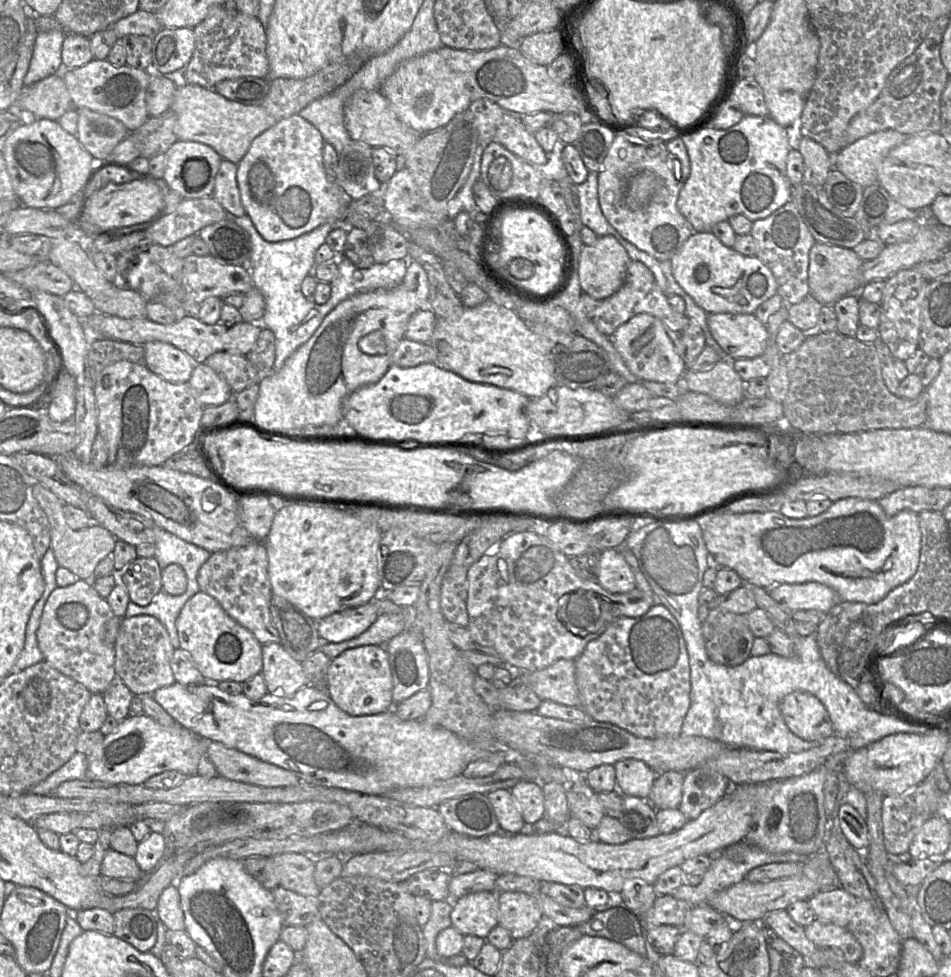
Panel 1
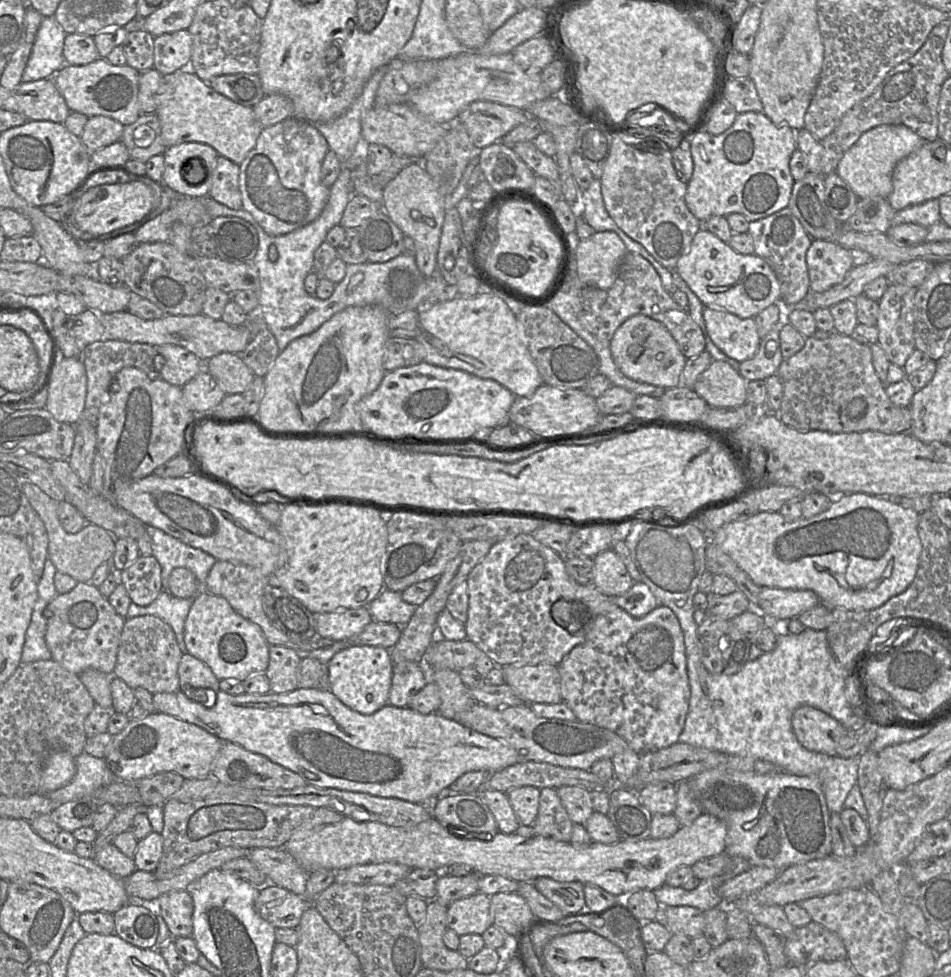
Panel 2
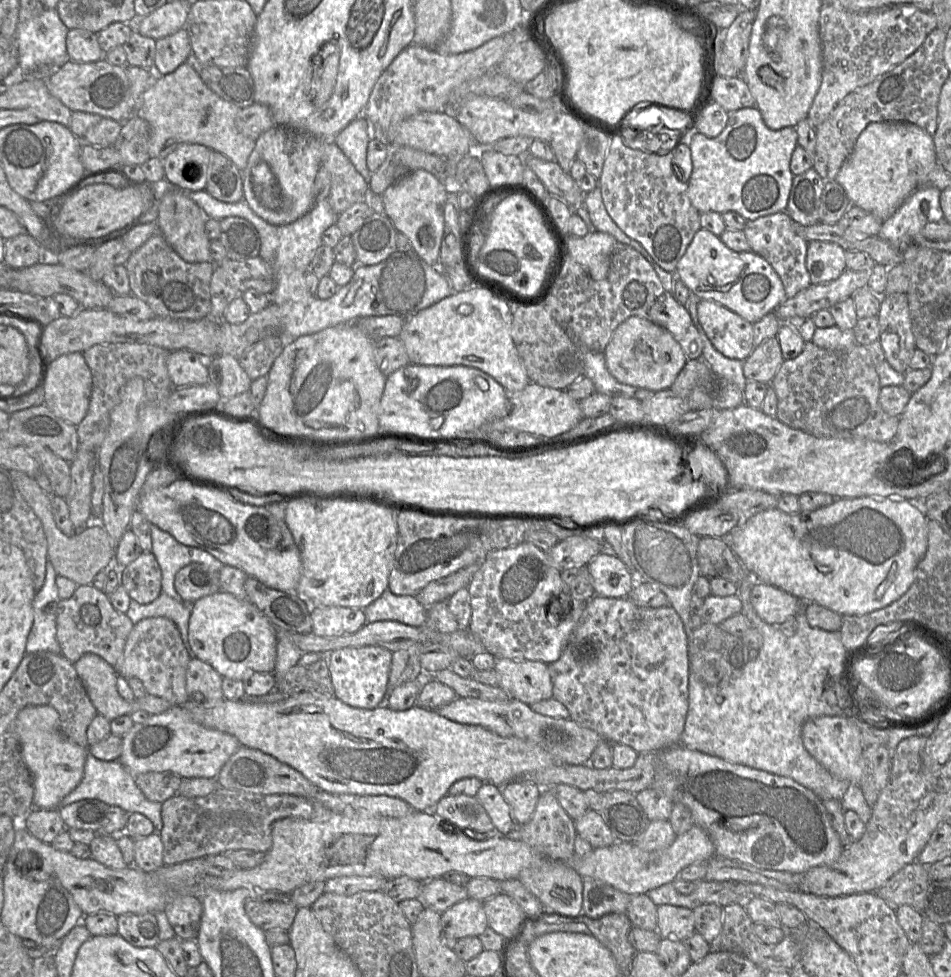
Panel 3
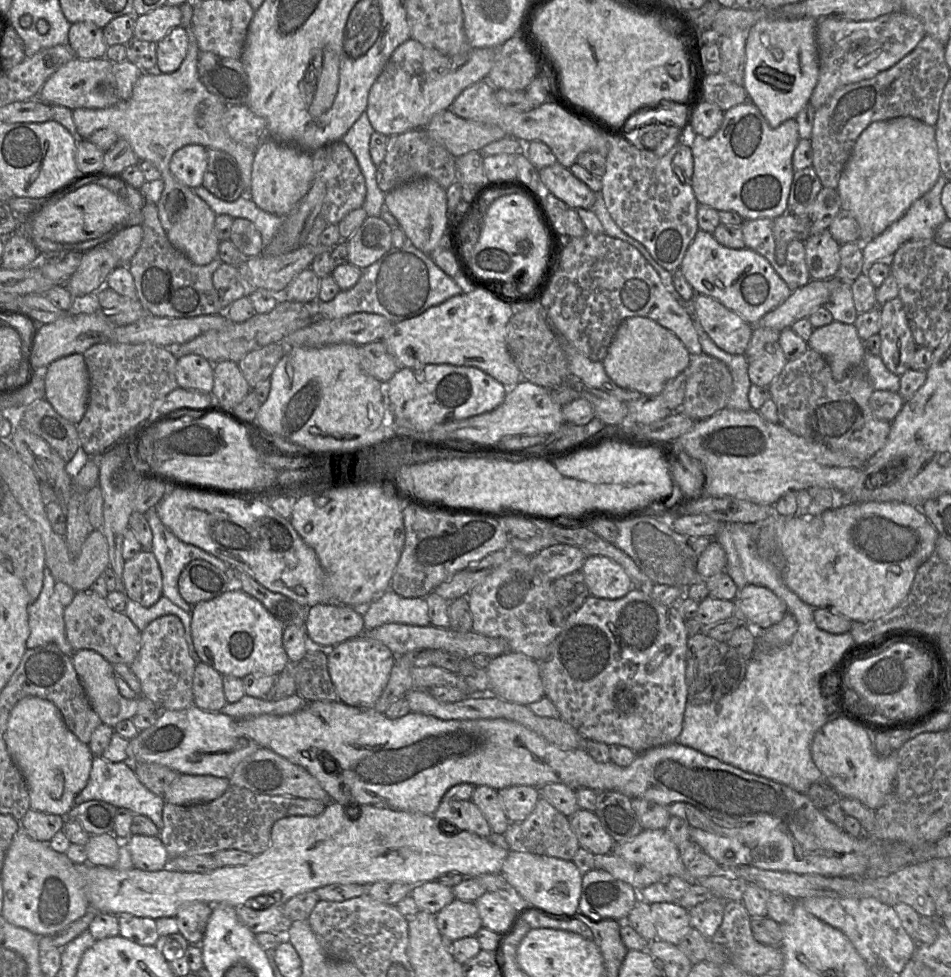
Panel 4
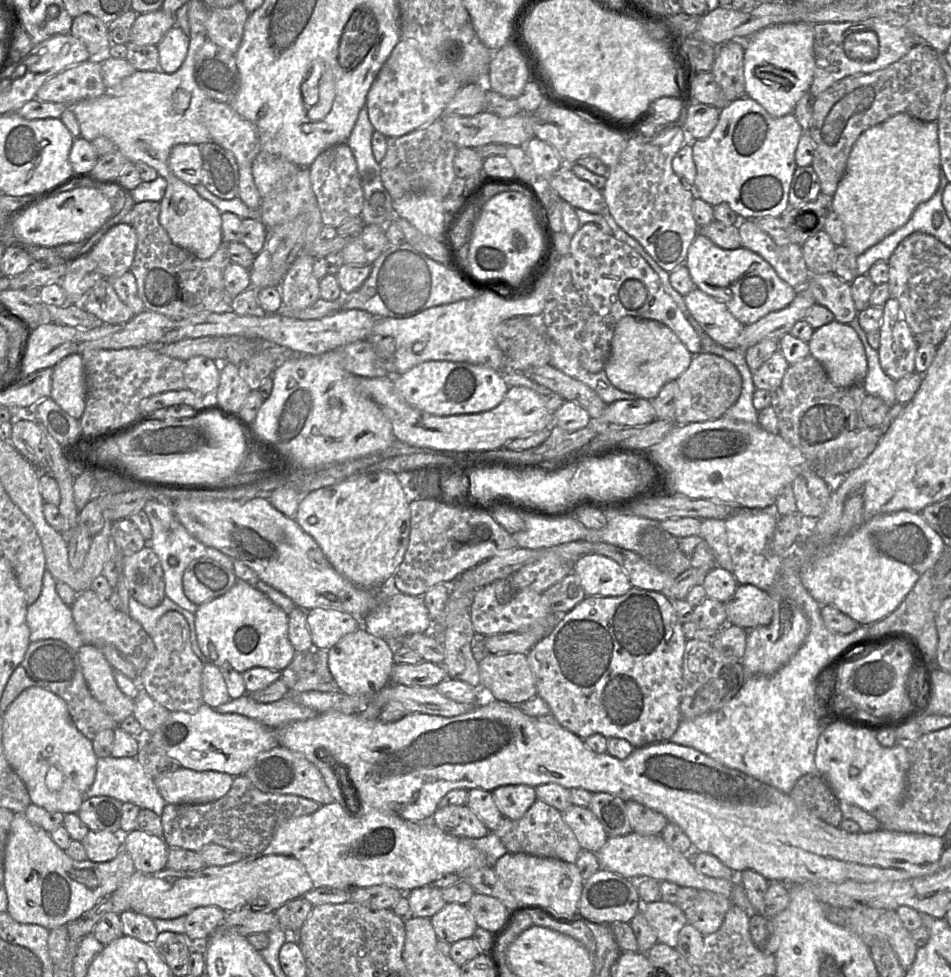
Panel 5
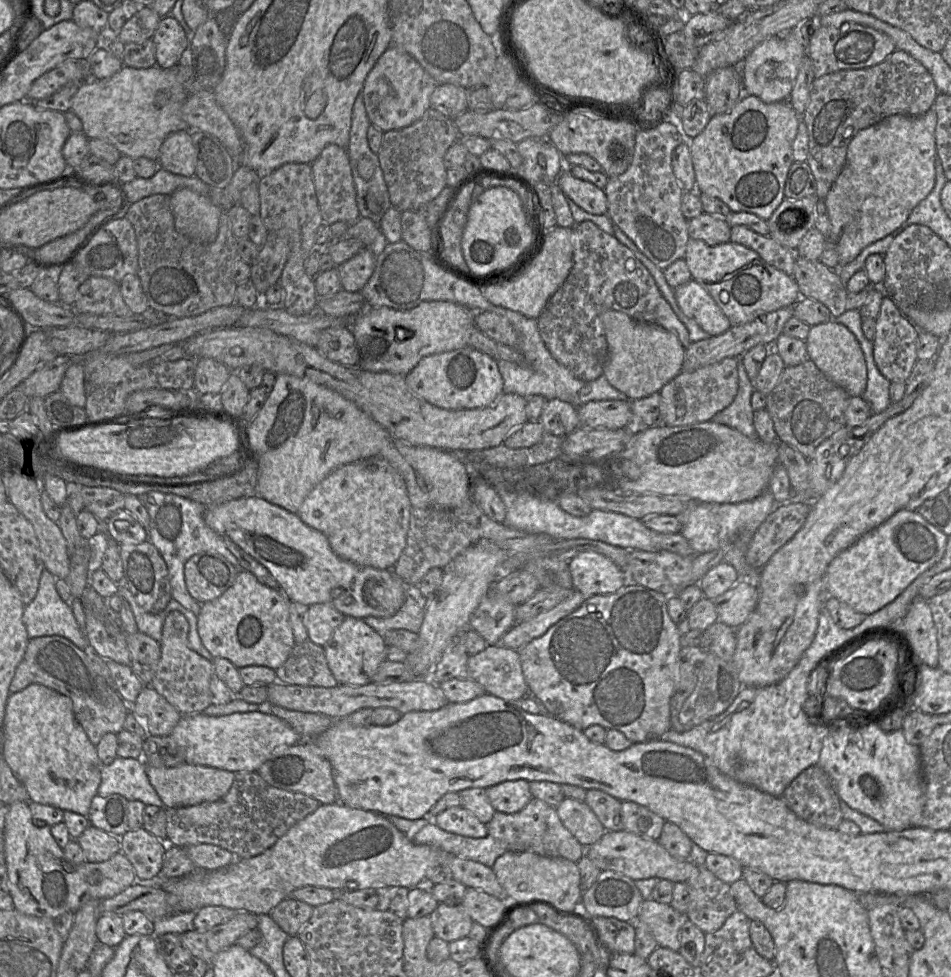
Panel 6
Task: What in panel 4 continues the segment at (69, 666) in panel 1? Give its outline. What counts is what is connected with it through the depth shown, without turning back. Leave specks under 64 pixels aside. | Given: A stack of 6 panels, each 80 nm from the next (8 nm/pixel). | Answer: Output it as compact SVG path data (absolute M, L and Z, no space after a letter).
M88 588L75 593L72 602L64 608L65 634L74 652L81 649L93 650L110 664L131 665L138 655L141 631L124 614L114 611L107 600Z

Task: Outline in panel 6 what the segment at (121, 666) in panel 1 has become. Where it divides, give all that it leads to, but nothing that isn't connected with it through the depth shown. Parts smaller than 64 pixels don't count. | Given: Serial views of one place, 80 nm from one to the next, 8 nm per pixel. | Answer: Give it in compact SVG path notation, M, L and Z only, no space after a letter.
M179 611L170 612L162 626L161 657L150 684L182 715L201 713L212 704L210 680L214 674L213 663L191 649L188 633L189 624L185 616Z

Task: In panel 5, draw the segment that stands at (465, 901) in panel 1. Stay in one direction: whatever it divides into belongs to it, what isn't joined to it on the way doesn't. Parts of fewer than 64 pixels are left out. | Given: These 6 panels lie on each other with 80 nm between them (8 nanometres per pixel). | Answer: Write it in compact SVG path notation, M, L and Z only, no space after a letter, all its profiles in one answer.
M446 903L430 919L437 938L450 944L471 938L478 927L467 905L459 903Z

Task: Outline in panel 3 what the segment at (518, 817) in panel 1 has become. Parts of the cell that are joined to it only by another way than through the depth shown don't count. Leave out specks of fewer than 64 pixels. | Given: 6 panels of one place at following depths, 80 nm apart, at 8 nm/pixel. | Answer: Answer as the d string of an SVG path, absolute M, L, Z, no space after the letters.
M483 782L476 794L476 798L489 814L495 832L508 835L517 825L511 814L511 808L504 799L502 787Z

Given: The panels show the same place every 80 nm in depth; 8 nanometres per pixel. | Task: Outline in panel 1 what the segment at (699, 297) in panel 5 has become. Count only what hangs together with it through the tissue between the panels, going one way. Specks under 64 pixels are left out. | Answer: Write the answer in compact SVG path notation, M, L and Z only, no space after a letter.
M708 314L709 329L720 347L734 360L752 359L766 349L769 333L755 314Z

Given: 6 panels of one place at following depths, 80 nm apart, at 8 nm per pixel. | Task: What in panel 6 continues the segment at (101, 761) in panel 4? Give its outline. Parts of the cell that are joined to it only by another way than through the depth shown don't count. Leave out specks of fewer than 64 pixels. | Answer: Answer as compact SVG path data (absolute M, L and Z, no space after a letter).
M117 757L111 764L102 767L97 795L119 794L128 801L139 800L145 805L165 808L149 781L146 766L141 759Z

